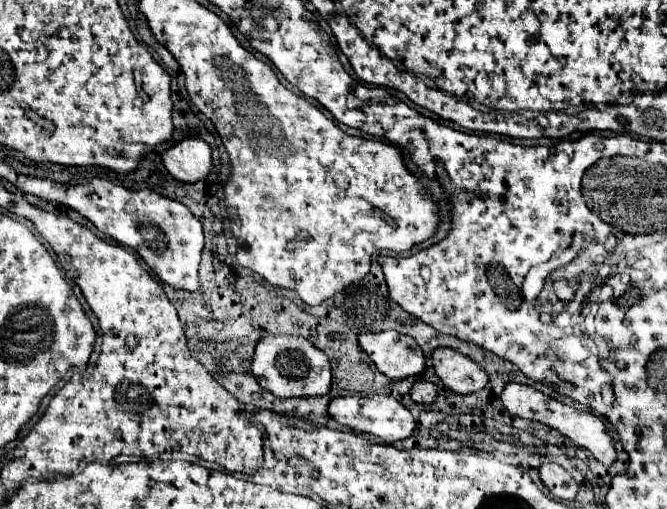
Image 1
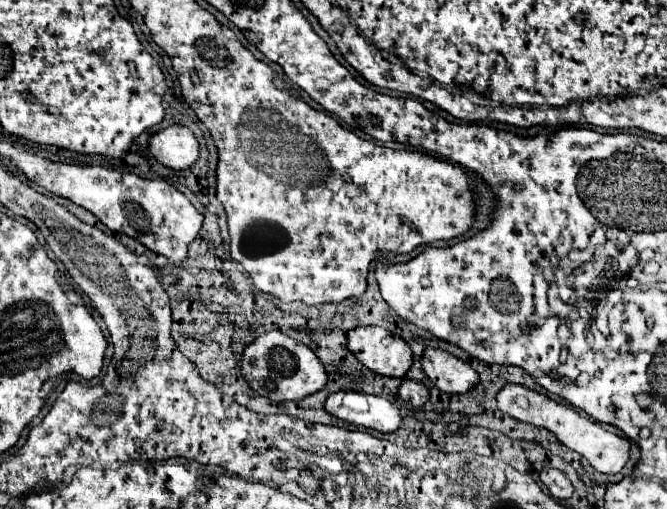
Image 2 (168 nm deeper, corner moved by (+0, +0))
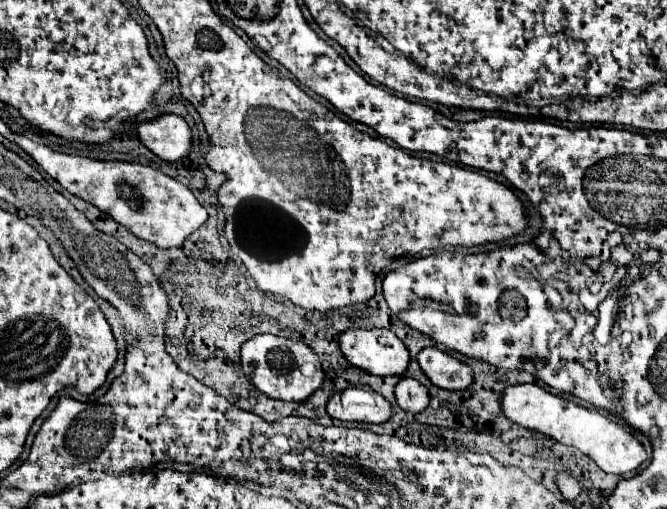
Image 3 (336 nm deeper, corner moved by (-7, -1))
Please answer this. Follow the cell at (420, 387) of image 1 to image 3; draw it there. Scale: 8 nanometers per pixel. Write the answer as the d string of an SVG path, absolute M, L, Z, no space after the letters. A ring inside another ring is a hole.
M402 378L394 390L396 394L396 402L402 410L406 412L422 412L428 402L430 402L430 396L428 396L428 390L426 386L422 386L418 380L414 378Z

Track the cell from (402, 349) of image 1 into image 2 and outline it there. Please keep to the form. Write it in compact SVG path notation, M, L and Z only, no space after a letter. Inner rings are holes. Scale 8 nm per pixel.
M383 327L347 331L347 347L361 365L385 377L405 377L413 363L411 347L397 335L385 335Z

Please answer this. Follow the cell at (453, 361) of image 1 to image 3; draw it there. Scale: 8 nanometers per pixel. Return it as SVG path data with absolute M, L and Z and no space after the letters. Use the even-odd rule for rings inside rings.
M430 346L418 354L418 364L430 382L438 388L460 392L474 382L474 372L468 364L452 358L436 346Z

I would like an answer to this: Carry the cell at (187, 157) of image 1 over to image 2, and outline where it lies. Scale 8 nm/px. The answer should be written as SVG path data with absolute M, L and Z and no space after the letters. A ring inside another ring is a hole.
M171 125L149 137L151 155L171 169L187 169L199 157L199 143L191 129Z

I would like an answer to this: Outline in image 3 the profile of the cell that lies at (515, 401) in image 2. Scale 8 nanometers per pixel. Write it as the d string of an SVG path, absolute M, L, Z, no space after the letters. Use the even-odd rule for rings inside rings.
M538 384L508 386L502 394L502 410L504 410L506 418L520 424L522 428L542 432L542 434L558 440L560 444L578 448L582 454L590 456L604 472L610 472L610 474L632 472L646 460L646 452L644 452L642 444L636 440L632 430L628 430L626 426L614 422L612 418L608 418L596 410L588 410L574 402L562 400L562 398L546 392Z

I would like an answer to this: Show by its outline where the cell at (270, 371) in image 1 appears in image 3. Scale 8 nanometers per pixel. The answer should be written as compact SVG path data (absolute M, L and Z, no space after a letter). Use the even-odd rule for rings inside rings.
M258 334L254 340L242 344L242 370L246 378L266 396L286 400L286 402L304 402L314 394L324 382L324 370L318 354L306 346L302 340L290 340L270 334Z

